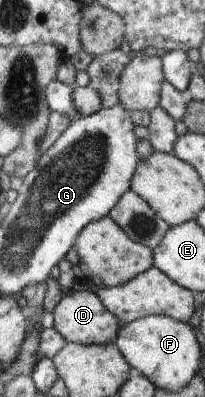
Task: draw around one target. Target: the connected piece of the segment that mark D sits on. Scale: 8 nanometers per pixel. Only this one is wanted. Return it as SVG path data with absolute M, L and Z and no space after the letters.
M72 290L66 297L61 297L53 313L53 327L68 343L102 345L116 343L118 339L120 325L117 317L104 307L100 298L93 292Z

